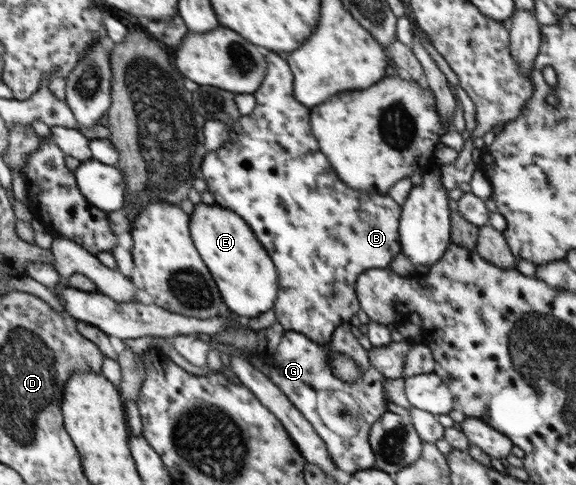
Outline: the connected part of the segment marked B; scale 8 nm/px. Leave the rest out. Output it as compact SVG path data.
M272 51L265 58L268 65L267 75L265 75L261 87L254 93L256 99L254 111L249 116L240 116L237 123L231 127L227 142L219 150L207 152L200 169L202 170L203 178L207 181L207 190L212 192L215 203L220 207L231 209L235 214L243 218L272 258L278 274L278 293L273 307L276 320L282 324L285 331L299 332L315 344L328 346L332 342L331 337L333 337L338 326L349 322L359 312L360 302L356 296L356 278L369 269L389 268L391 260L402 252L398 229L402 208L389 195L359 192L359 190L347 188L337 178L335 170L331 170L331 164L327 162L322 150L319 150L319 143L311 132L311 126L307 124L309 122L310 108L302 105L294 98L293 74L287 62L281 58L281 54L273 53Z

